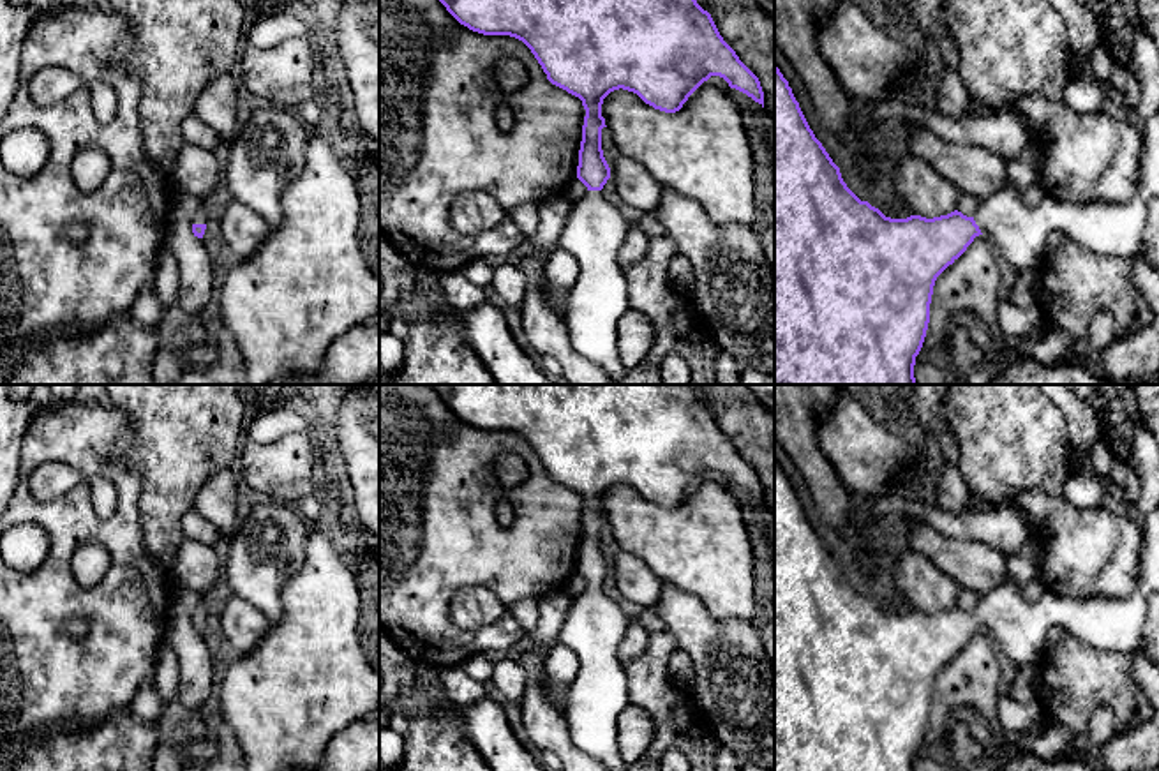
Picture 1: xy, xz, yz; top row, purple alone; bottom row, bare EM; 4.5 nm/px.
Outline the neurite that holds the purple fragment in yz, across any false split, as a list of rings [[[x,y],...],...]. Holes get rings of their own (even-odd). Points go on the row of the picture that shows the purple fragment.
[[[774,64],[774,385],[916,385],[914,365],[928,330],[935,281],[979,235],[984,235],[1016,272],[1037,268],[1053,233],[1062,233],[1095,254],[1127,261],[1141,254],[1148,205],[1159,198],[1159,113],[1145,124],[1140,183],[1125,203],[1044,198],[1028,206],[1023,192],[1041,185],[1041,162],[1043,145],[1030,138],[1021,155],[1006,162],[1006,183],[977,201],[972,217],[958,210],[933,219],[886,217],[847,187],[840,168],[815,138],[789,81]]]

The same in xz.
[[[439,0],[464,26],[483,35],[522,41],[547,79],[579,97],[586,109],[577,178],[587,192],[572,205],[557,247],[579,261],[579,277],[568,291],[566,328],[572,346],[598,363],[614,383],[626,376],[619,362],[617,325],[630,309],[626,277],[617,252],[630,229],[623,215],[603,198],[610,168],[602,150],[603,99],[614,90],[637,94],[646,104],[676,113],[711,76],[723,78],[764,108],[759,78],[720,35],[711,14],[697,0]]]

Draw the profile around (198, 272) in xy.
[[[185,198],[183,205],[175,205],[168,221],[166,249],[178,263],[178,303],[180,318],[201,316],[213,298],[213,286],[219,279],[217,265],[206,252],[206,243],[192,233],[192,215],[189,210],[196,201]]]

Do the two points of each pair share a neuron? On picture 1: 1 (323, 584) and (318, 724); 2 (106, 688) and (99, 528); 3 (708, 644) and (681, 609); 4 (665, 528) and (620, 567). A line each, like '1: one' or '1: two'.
1: one
2: one
3: one
4: two

